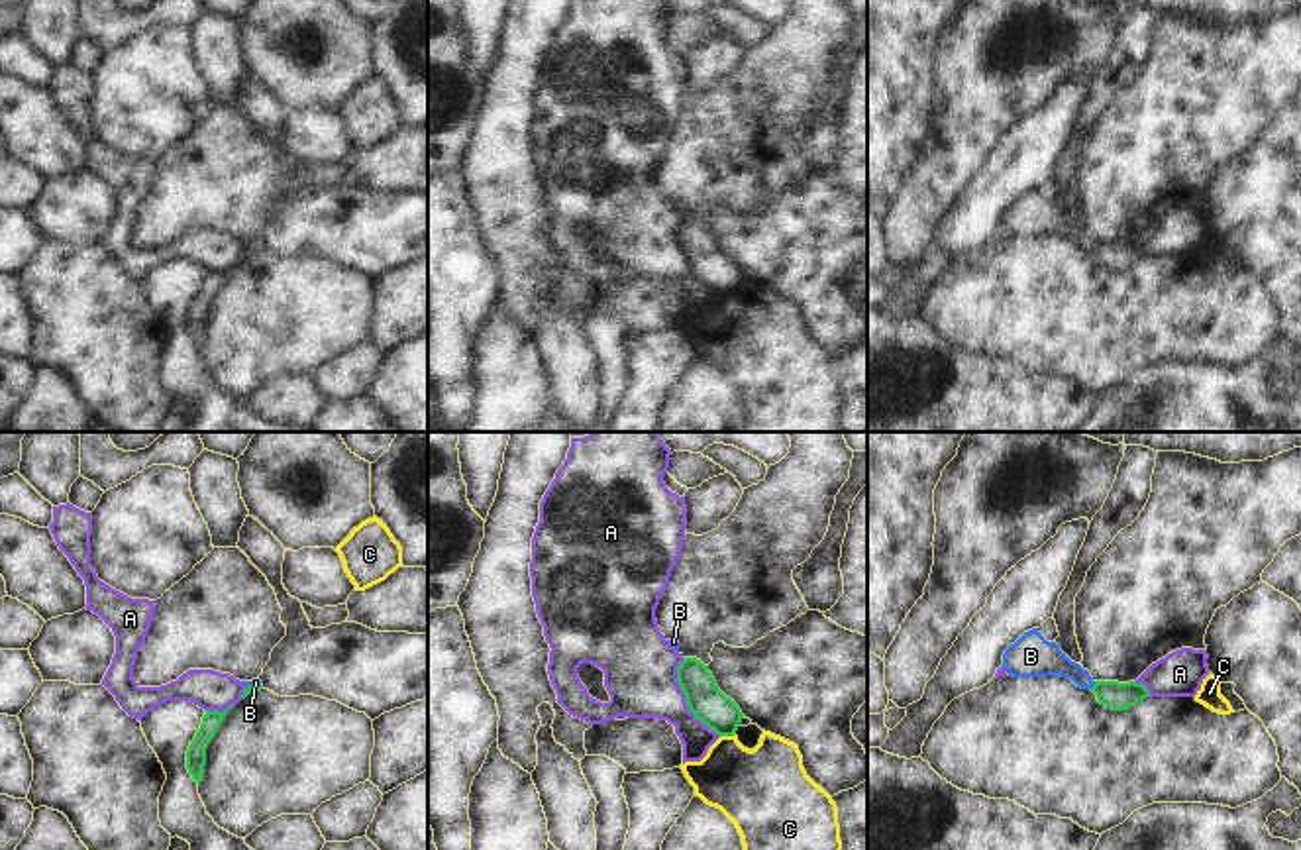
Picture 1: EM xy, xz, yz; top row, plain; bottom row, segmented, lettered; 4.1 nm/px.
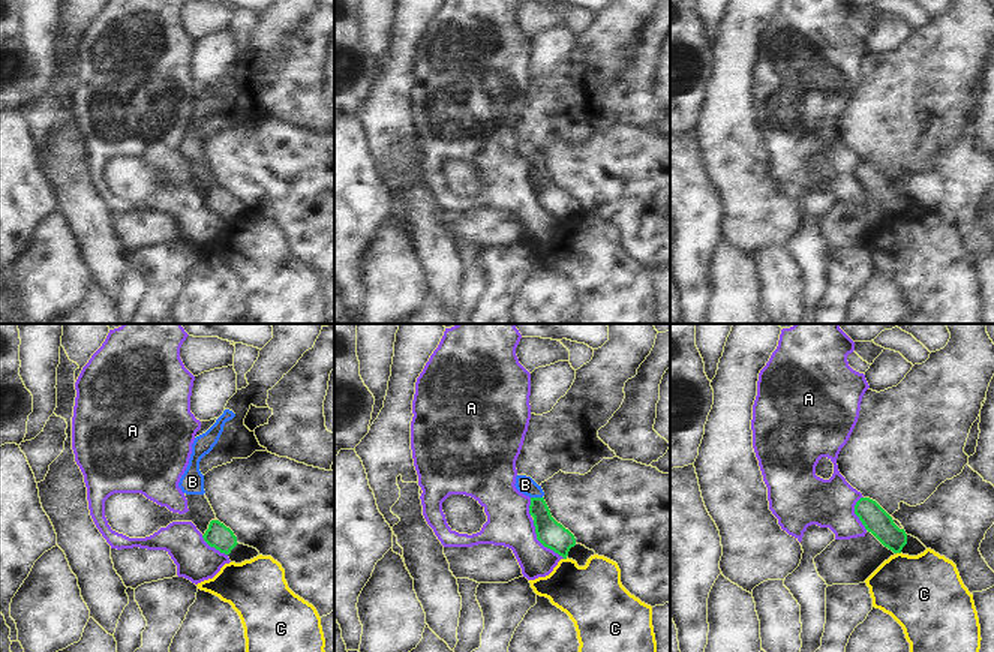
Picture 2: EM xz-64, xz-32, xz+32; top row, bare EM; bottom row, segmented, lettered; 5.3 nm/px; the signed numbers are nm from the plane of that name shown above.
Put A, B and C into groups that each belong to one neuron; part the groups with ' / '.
A / B / C

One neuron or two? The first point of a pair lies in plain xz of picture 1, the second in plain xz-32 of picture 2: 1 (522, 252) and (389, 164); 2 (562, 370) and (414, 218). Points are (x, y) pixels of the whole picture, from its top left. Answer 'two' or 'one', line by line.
1: one
2: one

